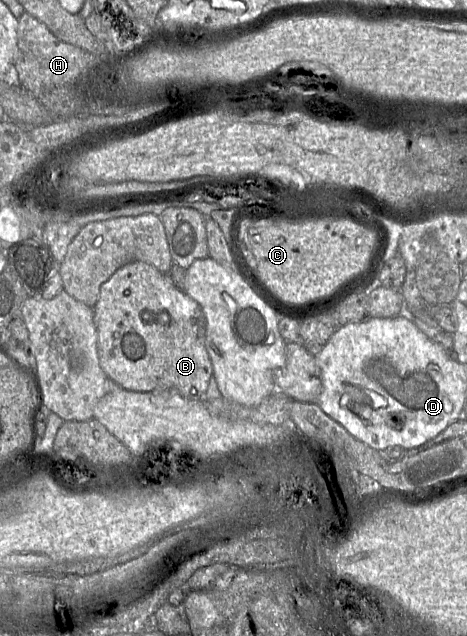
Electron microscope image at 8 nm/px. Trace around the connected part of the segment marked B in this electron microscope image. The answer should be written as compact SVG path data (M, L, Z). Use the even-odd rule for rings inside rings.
M133 261L125 264L100 287L99 298L95 306L94 323L97 330L97 350L99 363L107 377L116 382L121 388L137 392L151 392L155 389L172 388L178 390L179 394L189 400L203 400L211 377L213 376L213 365L206 349L206 328L207 322L203 310L199 303L178 289L170 278L155 268L153 265L144 261ZM143 318L154 318L154 324L148 325L143 322Z

